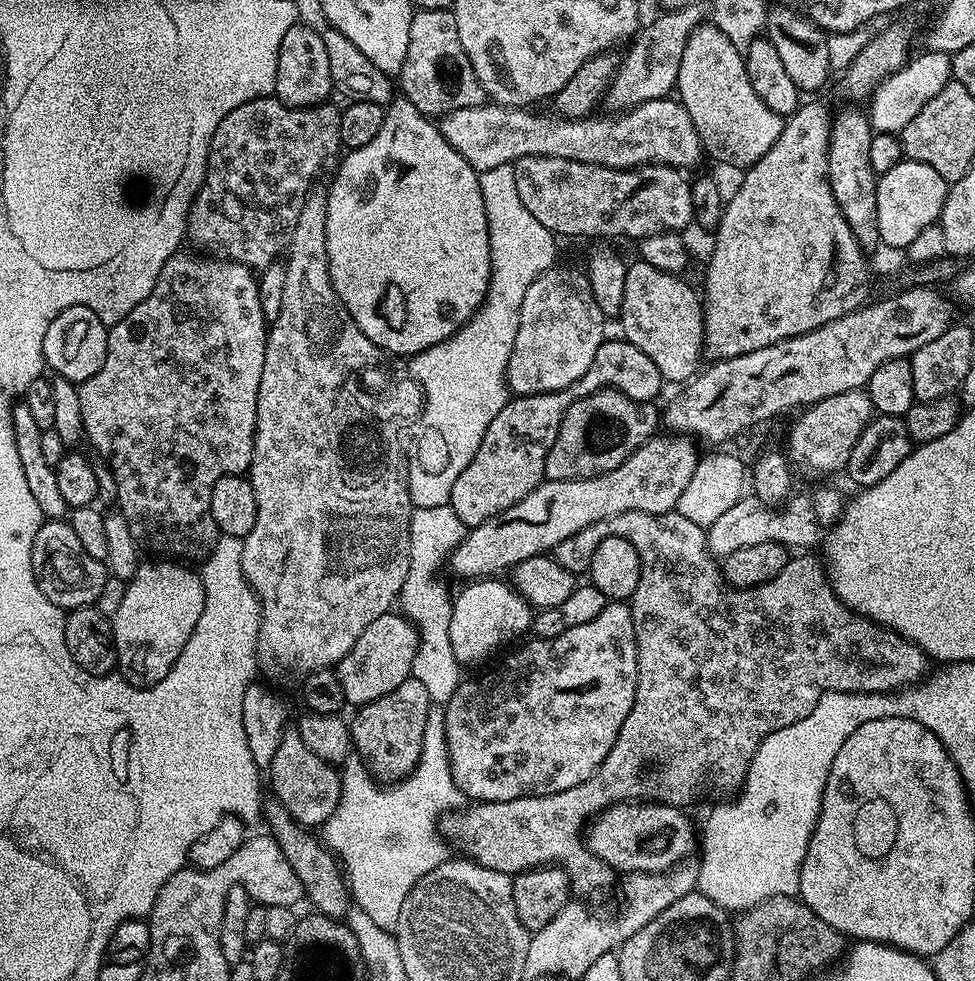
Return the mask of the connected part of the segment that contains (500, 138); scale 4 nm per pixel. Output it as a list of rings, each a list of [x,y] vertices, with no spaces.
[[[676,98],[646,101],[621,111],[611,120],[593,114],[582,120],[567,120],[557,114],[543,116],[540,110],[507,108],[505,104],[485,102],[439,117],[440,133],[470,162],[477,173],[494,170],[494,166],[515,165],[523,156],[570,158],[607,168],[638,168],[641,164],[668,164],[689,170],[705,155],[698,130],[690,122],[683,104]]]

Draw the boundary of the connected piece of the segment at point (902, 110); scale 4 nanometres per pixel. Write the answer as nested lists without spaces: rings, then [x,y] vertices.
[[[922,51],[921,56],[913,55],[907,64],[904,64],[894,74],[890,74],[881,84],[872,91],[870,103],[866,108],[866,115],[872,121],[876,132],[890,132],[899,134],[918,115],[918,110],[942,90],[952,79],[952,58],[945,52]]]

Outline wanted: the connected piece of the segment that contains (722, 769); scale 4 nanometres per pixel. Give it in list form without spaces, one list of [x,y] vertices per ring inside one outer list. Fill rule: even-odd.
[[[630,510],[618,514],[614,518],[606,518],[600,522],[600,528],[613,528],[614,536],[626,538],[638,550],[640,559],[640,581],[634,590],[630,601],[634,630],[636,631],[636,661],[638,674],[636,675],[636,697],[634,706],[630,706],[630,714],[626,714],[626,722],[622,722],[622,730],[618,730],[618,738],[606,754],[606,758],[598,766],[598,770],[586,782],[574,786],[570,790],[562,790],[545,796],[523,796],[506,802],[472,802],[457,811],[449,812],[443,817],[442,832],[453,845],[461,848],[463,855],[475,864],[486,866],[490,870],[498,870],[515,874],[529,872],[532,868],[545,866],[559,866],[563,868],[570,881],[570,888],[577,897],[590,898],[595,892],[604,892],[612,884],[614,870],[606,862],[602,862],[588,849],[582,833],[586,825],[593,818],[605,812],[610,804],[621,802],[655,802],[657,804],[671,804],[673,806],[688,806],[692,799],[704,788],[707,780],[720,792],[728,792],[731,788],[739,789],[748,776],[748,765],[752,763],[758,746],[770,734],[806,718],[810,710],[827,692],[894,692],[898,688],[907,688],[909,684],[921,683],[929,675],[930,658],[914,642],[902,638],[897,632],[882,628],[873,620],[859,616],[850,610],[837,598],[828,581],[825,565],[812,554],[796,554],[782,566],[782,570],[770,582],[762,582],[753,588],[733,588],[729,586],[718,563],[717,557],[708,551],[708,534],[705,525],[690,522],[690,518],[682,518],[682,514],[675,510],[654,514],[642,514],[642,510]]]

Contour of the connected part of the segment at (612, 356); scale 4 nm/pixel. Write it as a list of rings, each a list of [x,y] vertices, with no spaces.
[[[623,338],[605,339],[604,344],[598,346],[598,354],[594,354],[594,362],[590,362],[590,370],[586,370],[582,378],[557,392],[516,396],[494,414],[494,422],[490,422],[482,446],[478,446],[478,454],[470,458],[470,466],[454,481],[449,498],[454,514],[458,514],[468,528],[476,528],[502,514],[502,510],[522,502],[530,490],[537,488],[545,479],[546,454],[550,454],[550,446],[554,446],[554,438],[558,438],[562,418],[578,398],[599,388],[613,388],[626,394],[626,398],[652,402],[665,384],[658,366],[654,366],[654,361],[642,354],[638,346]]]

